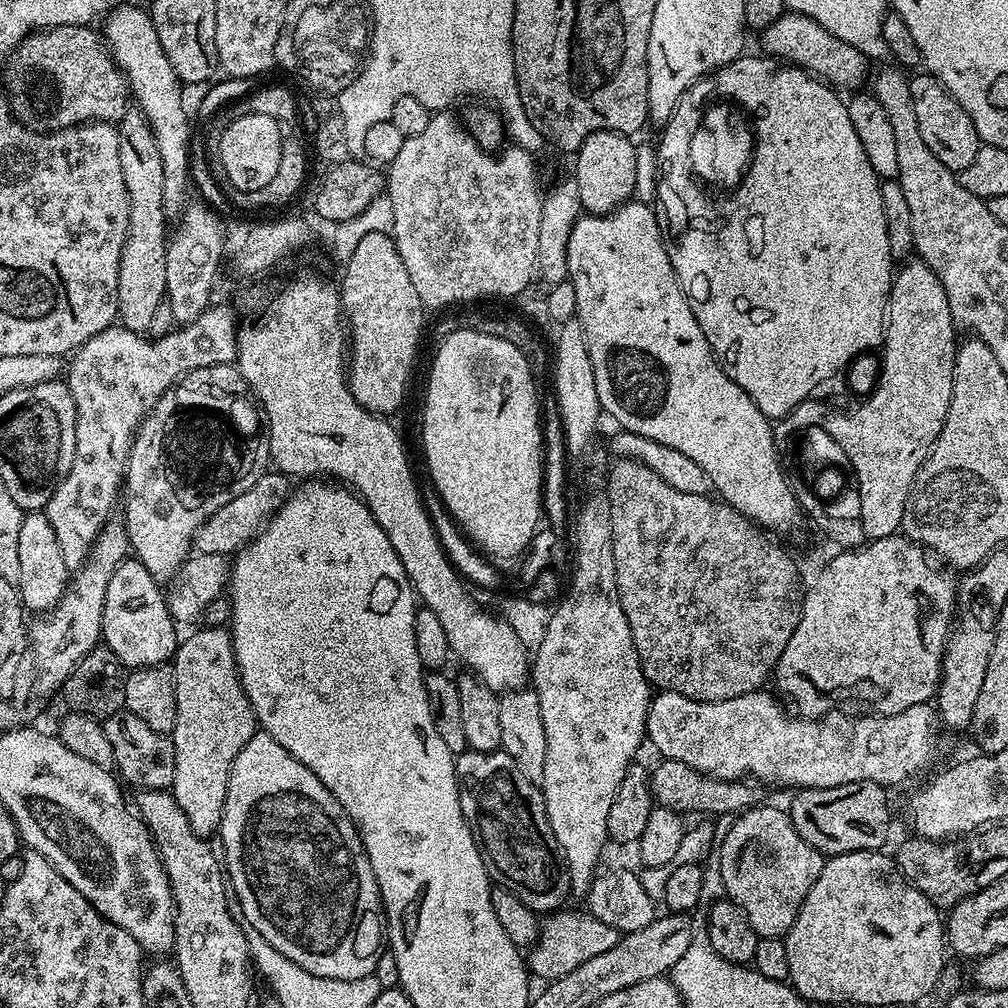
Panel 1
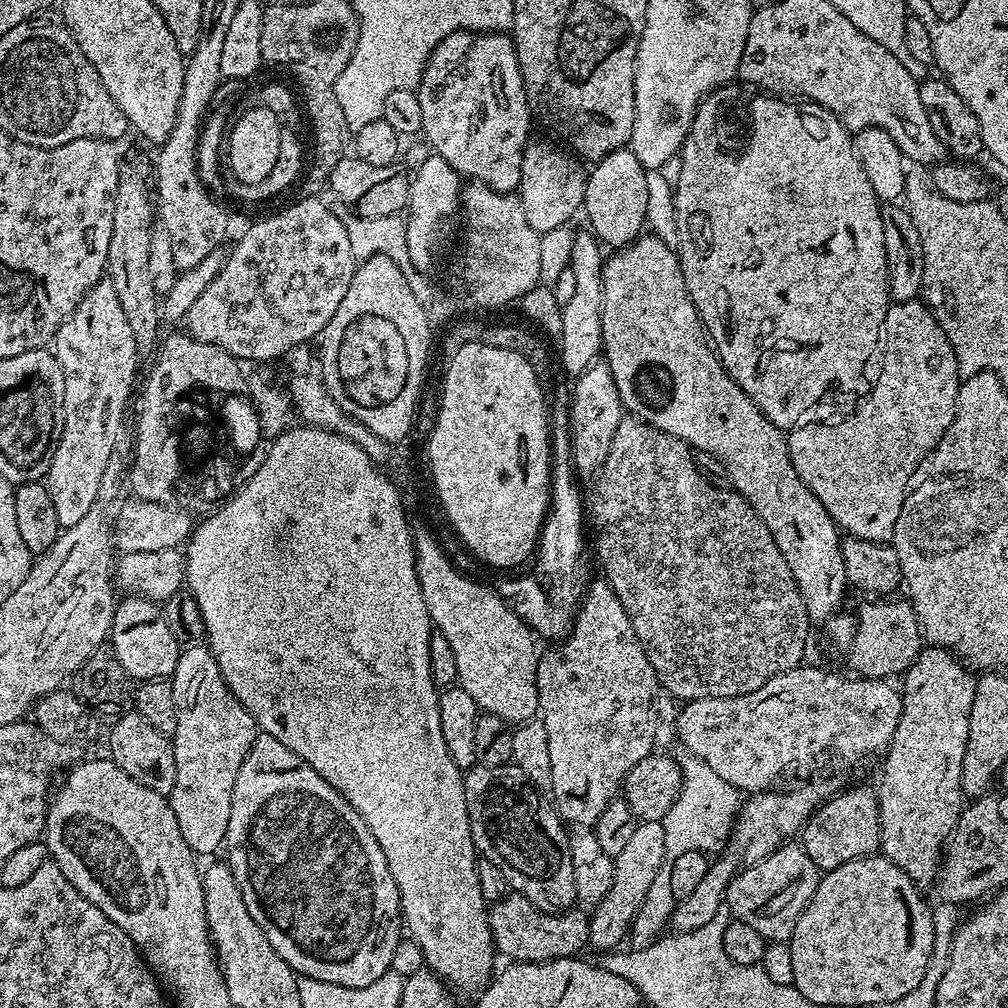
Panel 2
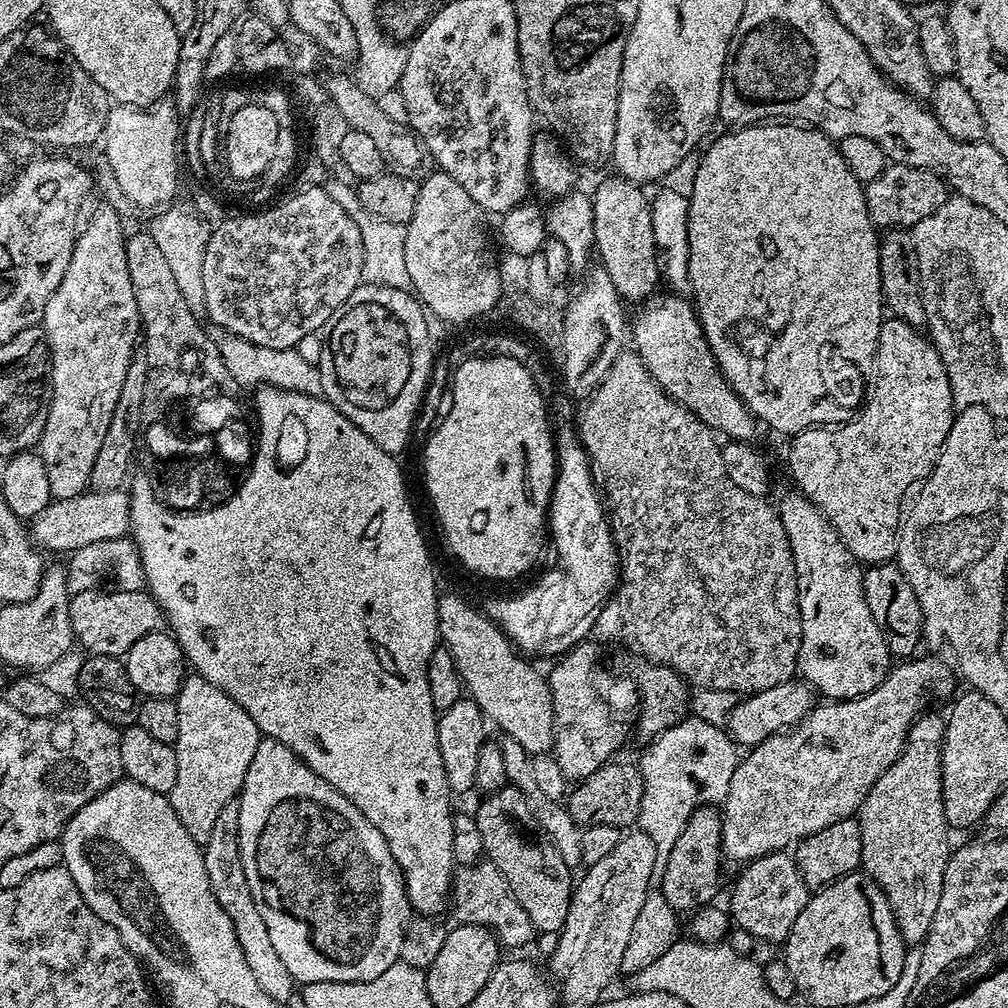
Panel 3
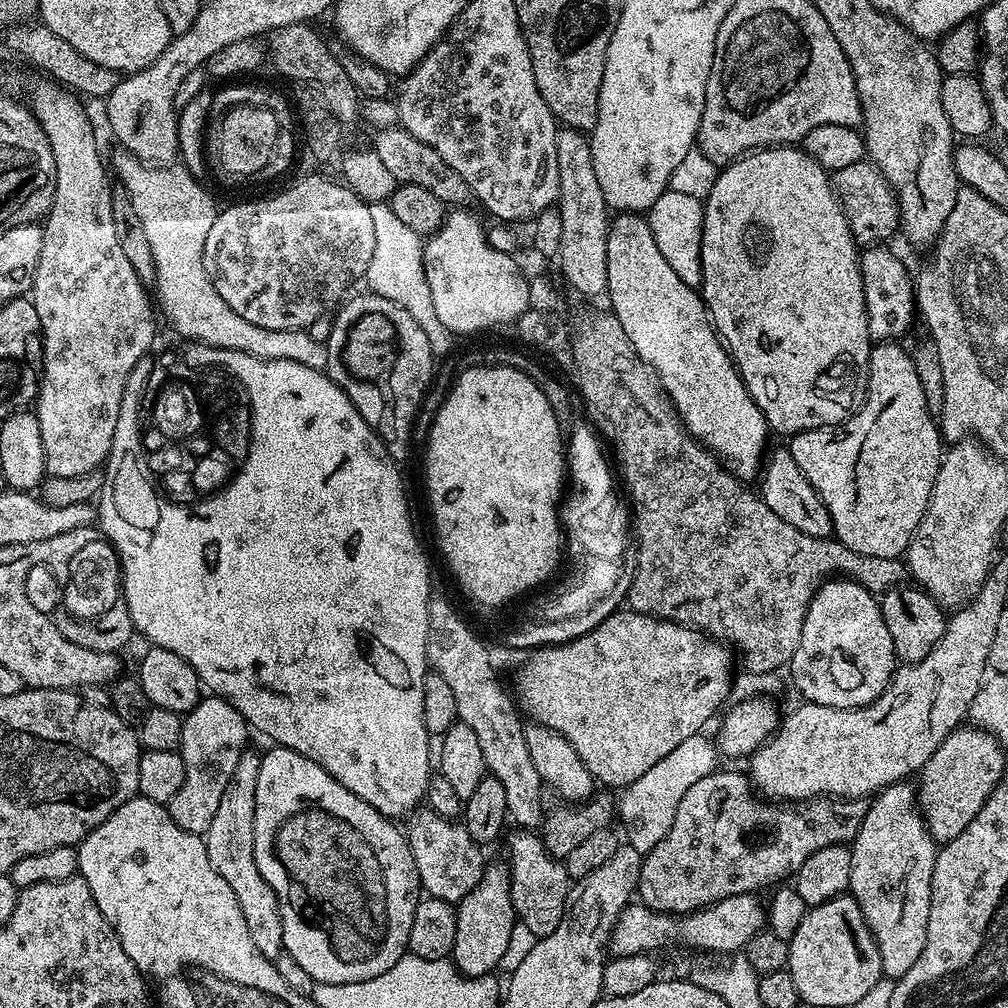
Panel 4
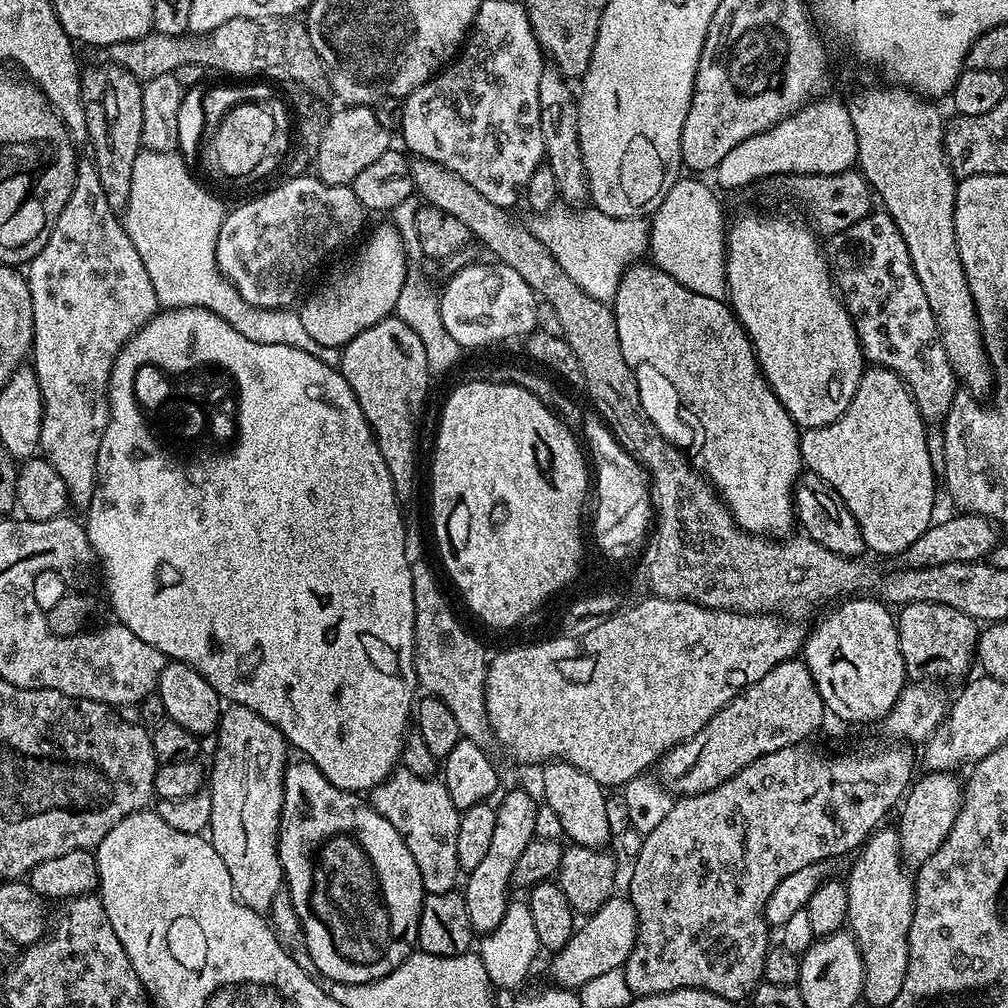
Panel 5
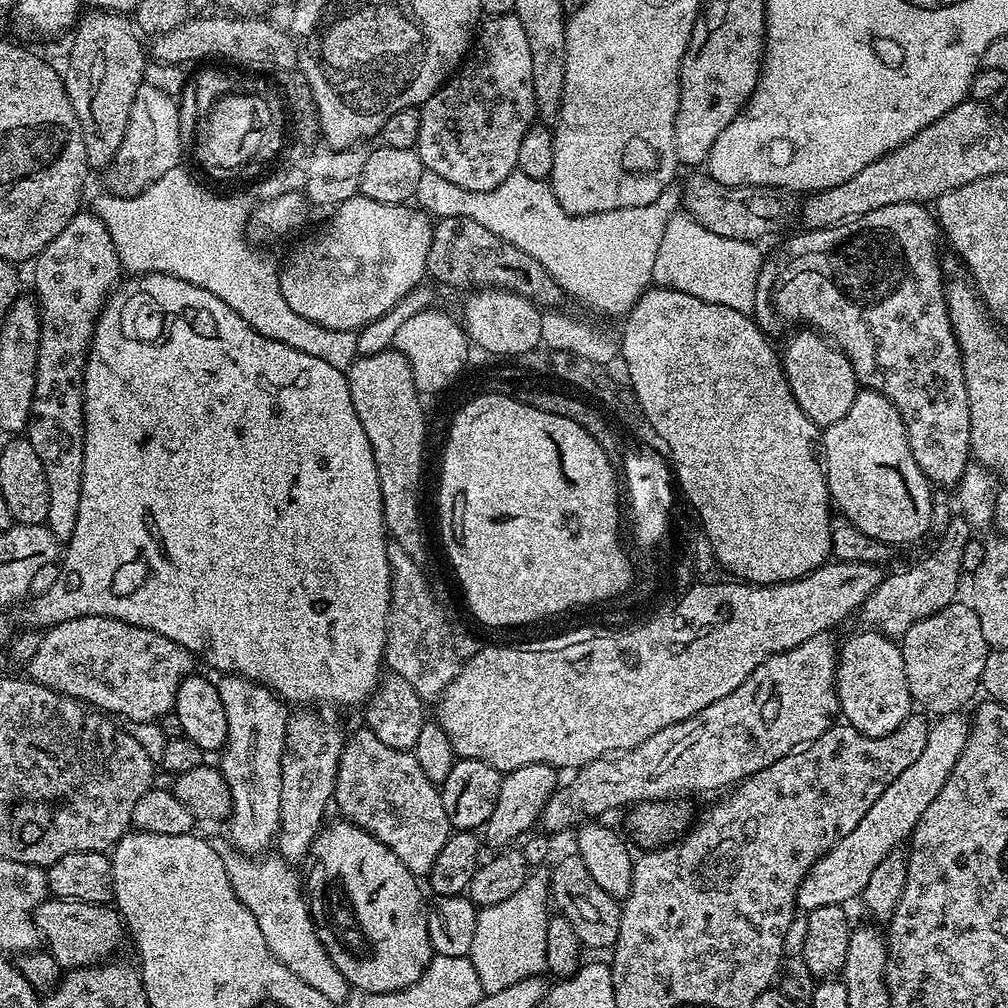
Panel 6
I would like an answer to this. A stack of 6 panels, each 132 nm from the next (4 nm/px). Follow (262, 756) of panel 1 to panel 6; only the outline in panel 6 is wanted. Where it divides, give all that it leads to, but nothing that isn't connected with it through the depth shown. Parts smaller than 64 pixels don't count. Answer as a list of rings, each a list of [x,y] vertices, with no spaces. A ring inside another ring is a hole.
[[[336,818],[333,824],[325,823],[314,838],[306,857],[307,864],[306,899],[318,942],[326,950],[330,962],[342,970],[353,989],[361,992],[397,992],[422,978],[434,955],[428,933],[425,889],[417,876],[402,866],[402,858],[398,858],[390,846],[378,842],[378,838],[349,820]]]

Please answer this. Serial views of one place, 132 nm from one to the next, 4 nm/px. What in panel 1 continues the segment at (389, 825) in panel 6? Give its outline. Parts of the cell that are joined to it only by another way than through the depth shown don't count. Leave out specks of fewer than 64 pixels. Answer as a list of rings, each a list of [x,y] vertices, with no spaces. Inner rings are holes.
[[[557,910],[541,923],[540,934],[526,952],[526,967],[533,977],[541,976],[541,981],[551,982],[570,974],[582,962],[594,958],[598,954],[606,954],[606,950],[614,950],[614,946],[622,938],[614,926],[606,926],[606,922],[598,922],[587,911],[564,912]]]

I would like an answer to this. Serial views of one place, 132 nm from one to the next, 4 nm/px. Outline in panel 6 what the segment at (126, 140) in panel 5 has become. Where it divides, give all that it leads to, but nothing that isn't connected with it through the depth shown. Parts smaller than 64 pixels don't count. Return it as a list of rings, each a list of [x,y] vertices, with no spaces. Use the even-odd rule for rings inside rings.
[[[85,11],[74,35],[72,49],[68,52],[68,69],[62,72],[64,88],[82,126],[88,167],[103,170],[114,154],[118,154],[118,146],[122,146],[130,122],[130,106],[134,106],[134,94],[138,94],[144,83],[146,48],[144,44],[140,45],[141,37],[135,23],[123,12]]]

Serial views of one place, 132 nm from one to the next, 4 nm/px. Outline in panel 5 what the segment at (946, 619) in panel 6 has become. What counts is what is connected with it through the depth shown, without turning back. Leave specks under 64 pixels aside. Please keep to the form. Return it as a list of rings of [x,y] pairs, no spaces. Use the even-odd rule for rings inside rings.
[[[914,602],[905,604],[899,609],[896,616],[896,629],[900,639],[902,650],[902,662],[904,663],[905,677],[916,682],[940,682],[947,676],[969,675],[968,667],[973,667],[976,654],[976,637],[978,635],[977,621],[972,617],[962,614],[962,610],[954,610],[954,606],[942,606],[930,602]]]

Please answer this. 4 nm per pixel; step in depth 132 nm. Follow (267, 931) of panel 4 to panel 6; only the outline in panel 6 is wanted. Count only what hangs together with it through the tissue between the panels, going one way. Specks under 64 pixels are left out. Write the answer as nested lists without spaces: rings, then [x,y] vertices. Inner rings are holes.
[[[235,674],[221,675],[215,681],[222,706],[226,709],[228,741],[219,753],[218,767],[230,786],[232,814],[226,821],[227,839],[245,854],[264,854],[273,847],[280,831],[282,802],[282,750],[290,708],[264,684]]]

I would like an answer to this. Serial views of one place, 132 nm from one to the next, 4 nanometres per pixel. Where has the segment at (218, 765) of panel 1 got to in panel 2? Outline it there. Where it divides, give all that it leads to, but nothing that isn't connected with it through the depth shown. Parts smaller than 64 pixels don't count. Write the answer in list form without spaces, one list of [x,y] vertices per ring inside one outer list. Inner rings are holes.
[[[185,647],[170,679],[174,706],[178,706],[178,726],[170,737],[178,774],[170,803],[186,846],[197,857],[212,856],[225,847],[228,839],[234,778],[238,778],[238,770],[250,754],[258,729],[252,715],[226,686],[222,670],[218,670],[218,662],[207,647]]]

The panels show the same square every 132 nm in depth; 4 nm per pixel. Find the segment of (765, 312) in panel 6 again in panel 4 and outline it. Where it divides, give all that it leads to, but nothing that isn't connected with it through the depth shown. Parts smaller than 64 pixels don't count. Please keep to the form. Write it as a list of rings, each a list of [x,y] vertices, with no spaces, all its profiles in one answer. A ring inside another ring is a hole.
[[[868,246],[860,257],[864,301],[868,311],[868,332],[876,342],[896,342],[908,332],[918,316],[914,280],[888,246]]]

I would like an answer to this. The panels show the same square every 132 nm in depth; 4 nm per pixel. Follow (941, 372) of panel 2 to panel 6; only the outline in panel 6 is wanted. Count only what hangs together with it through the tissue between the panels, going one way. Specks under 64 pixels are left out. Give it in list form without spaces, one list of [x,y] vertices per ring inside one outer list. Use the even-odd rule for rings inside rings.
[[[865,388],[857,391],[846,418],[827,425],[822,432],[822,463],[828,477],[828,495],[843,519],[849,520],[862,534],[878,538],[889,546],[912,544],[920,535],[929,531],[931,496],[933,485],[922,474],[914,454],[910,450],[908,428],[902,422],[902,414],[882,394]]]

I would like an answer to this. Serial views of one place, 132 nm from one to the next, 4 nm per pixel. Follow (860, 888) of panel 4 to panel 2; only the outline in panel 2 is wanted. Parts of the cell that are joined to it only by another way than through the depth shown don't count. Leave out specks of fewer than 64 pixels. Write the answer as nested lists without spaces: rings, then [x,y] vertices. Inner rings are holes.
[[[931,646],[921,647],[920,653],[916,656],[916,660],[912,663],[907,672],[903,673],[904,688],[902,687],[902,714],[898,718],[898,726],[894,730],[894,738],[890,742],[887,752],[883,753],[884,769],[880,772],[880,788],[875,789],[876,801],[880,807],[880,846],[879,851],[890,862],[897,864],[900,869],[917,885],[931,885],[935,881],[942,863],[942,853],[947,845],[948,838],[956,829],[956,823],[962,811],[962,805],[965,803],[966,797],[960,790],[962,782],[962,758],[966,754],[966,742],[970,734],[970,710],[974,706],[974,690],[976,689],[977,677],[961,661],[957,660],[951,653],[945,651],[944,648],[934,648]]]

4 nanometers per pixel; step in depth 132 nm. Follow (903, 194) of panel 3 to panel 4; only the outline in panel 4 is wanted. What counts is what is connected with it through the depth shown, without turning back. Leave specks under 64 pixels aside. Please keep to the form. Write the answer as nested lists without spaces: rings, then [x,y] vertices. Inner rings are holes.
[[[865,158],[850,166],[842,166],[842,170],[831,173],[830,179],[857,245],[880,246],[888,242],[895,232],[897,235],[900,228],[900,204],[876,164]]]

